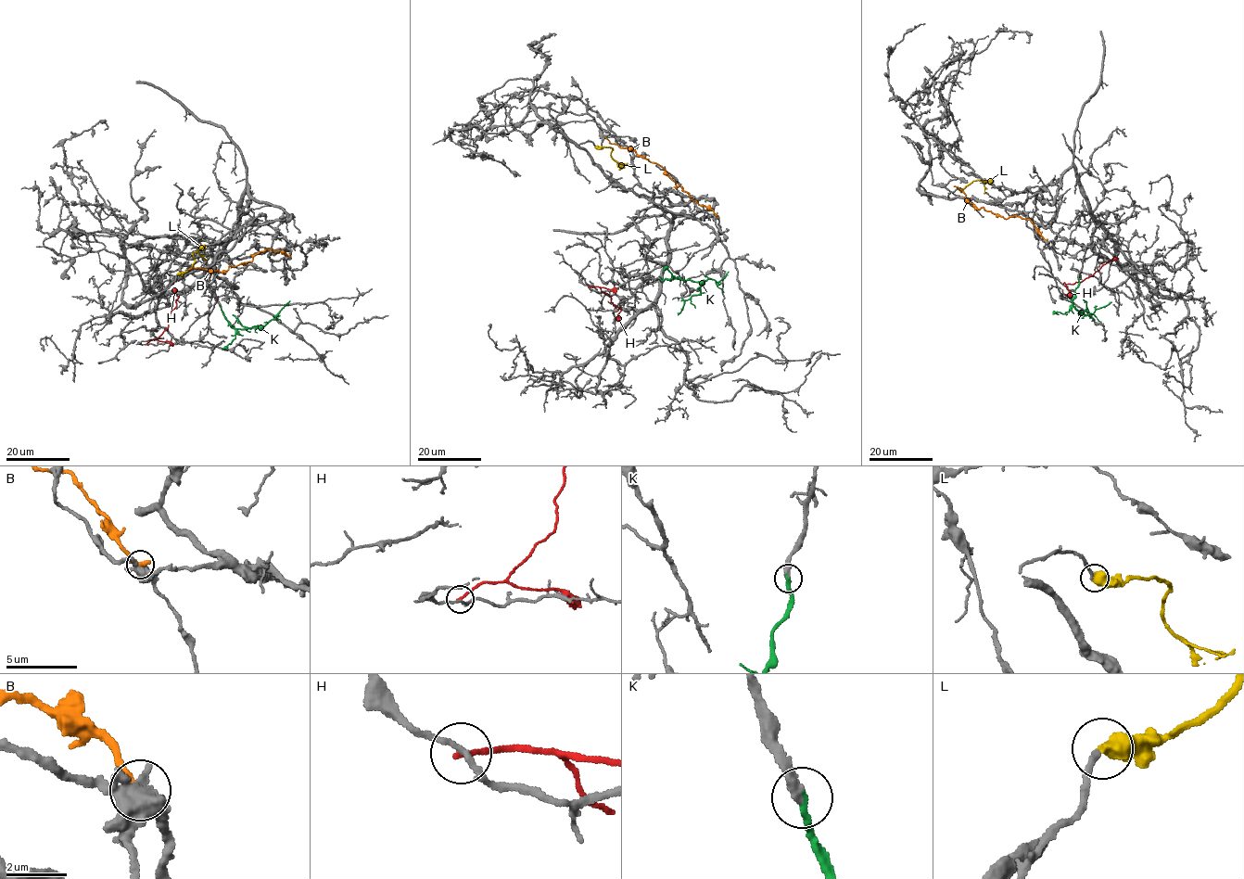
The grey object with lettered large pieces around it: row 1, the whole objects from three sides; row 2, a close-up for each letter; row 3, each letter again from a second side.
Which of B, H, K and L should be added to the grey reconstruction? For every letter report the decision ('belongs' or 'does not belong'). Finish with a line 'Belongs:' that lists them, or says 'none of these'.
B: does not belong
H: does not belong
K: belongs
L: belongs
Belongs: K, L

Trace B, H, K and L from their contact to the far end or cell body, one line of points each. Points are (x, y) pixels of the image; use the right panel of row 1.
B: (1046, 240), (1030, 220), (1016, 215), (1006, 219), (982, 207), (979, 210), (968, 201), (961, 189), (954, 186)
H: (1062, 284), (1080, 282), (1110, 261), (1118, 259)
K: (1078, 278), (1072, 300), (1080, 312), (1090, 315), (1111, 301)
L: (959, 188), (961, 190), (979, 180), (983, 183), (983, 193)

